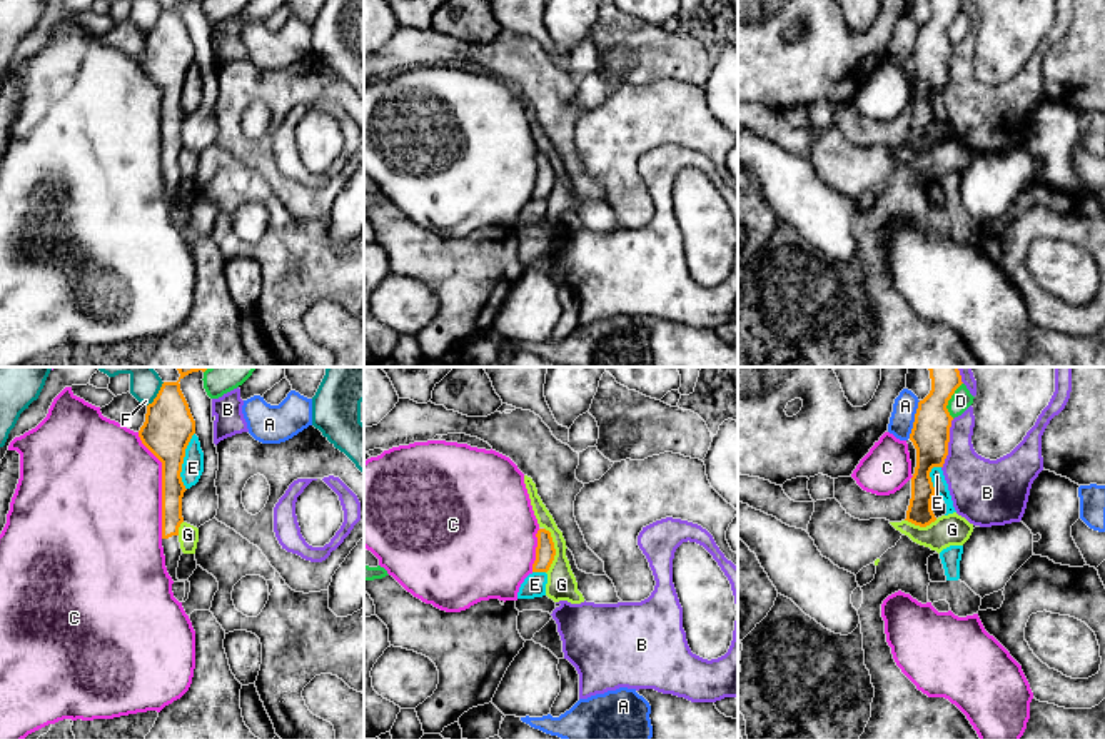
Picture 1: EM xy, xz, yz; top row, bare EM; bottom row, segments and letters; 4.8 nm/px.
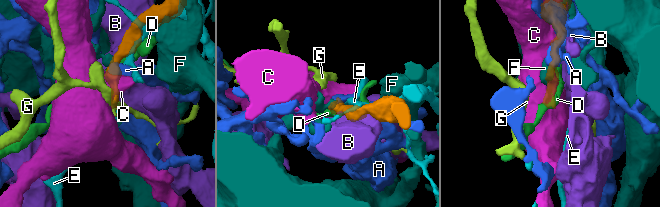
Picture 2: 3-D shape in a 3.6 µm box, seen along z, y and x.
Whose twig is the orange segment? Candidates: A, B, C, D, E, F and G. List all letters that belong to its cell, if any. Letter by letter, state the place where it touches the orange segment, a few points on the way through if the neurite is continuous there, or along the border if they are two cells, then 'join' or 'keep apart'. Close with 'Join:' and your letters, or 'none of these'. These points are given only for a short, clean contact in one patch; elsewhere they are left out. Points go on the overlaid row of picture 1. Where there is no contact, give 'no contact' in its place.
A: yz (915, 419) | keep apart
B: yz (947, 444) | keep apart
C: xy (162, 486) | keep apart
D: yz (948, 399) | keep apart
E: xy (182, 461) | keep apart
F: xy (157, 394) | keep apart
G: xz (555, 551) | along xz (544, 527), (555, 549), (555, 559), (546, 573) | keep apart
Join: none of these

